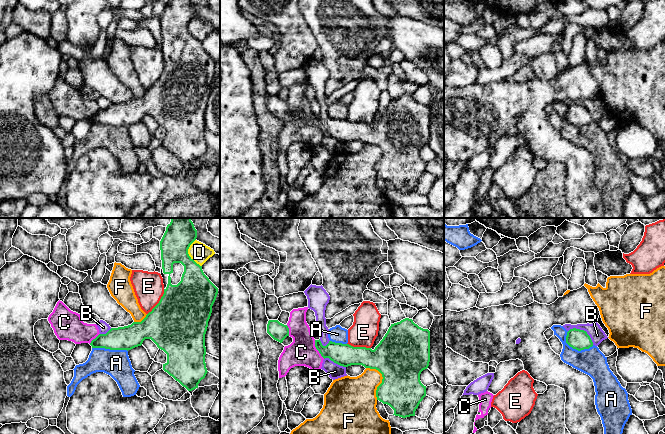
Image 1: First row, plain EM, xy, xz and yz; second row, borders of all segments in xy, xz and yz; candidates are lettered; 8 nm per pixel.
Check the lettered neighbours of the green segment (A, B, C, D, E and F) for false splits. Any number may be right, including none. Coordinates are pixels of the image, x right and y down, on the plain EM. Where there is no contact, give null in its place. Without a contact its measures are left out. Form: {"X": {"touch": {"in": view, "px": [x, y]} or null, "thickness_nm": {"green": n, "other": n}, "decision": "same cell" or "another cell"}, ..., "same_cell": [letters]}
{"A": {"touch": {"in": "yz", "px": [575, 124]}, "thickness_nm": {"green": 160, "other": 220}, "decision": "another cell"}, "B": {"touch": {"in": "yz", "px": [583, 106]}, "thickness_nm": {"green": 160, "other": 120}, "decision": "another cell"}, "C": {"touch": {"in": "xz", "px": [316, 124]}, "thickness_nm": {"green": 180, "other": 220}, "decision": "another cell"}, "D": {"touch": {"in": "xy", "px": [187, 29]}, "thickness_nm": {"green": 240, "other": 160}, "decision": "another cell"}, "E": {"touch": {"in": "xy", "px": [159, 78]}, "thickness_nm": {"green": 460, "other": 240}, "decision": "another cell"}, "F": {"touch": {"in": "xz", "px": [382, 155]}, "thickness_nm": {"green": 400, "other": 320}, "decision": "another cell"}, "same_cell": []}

